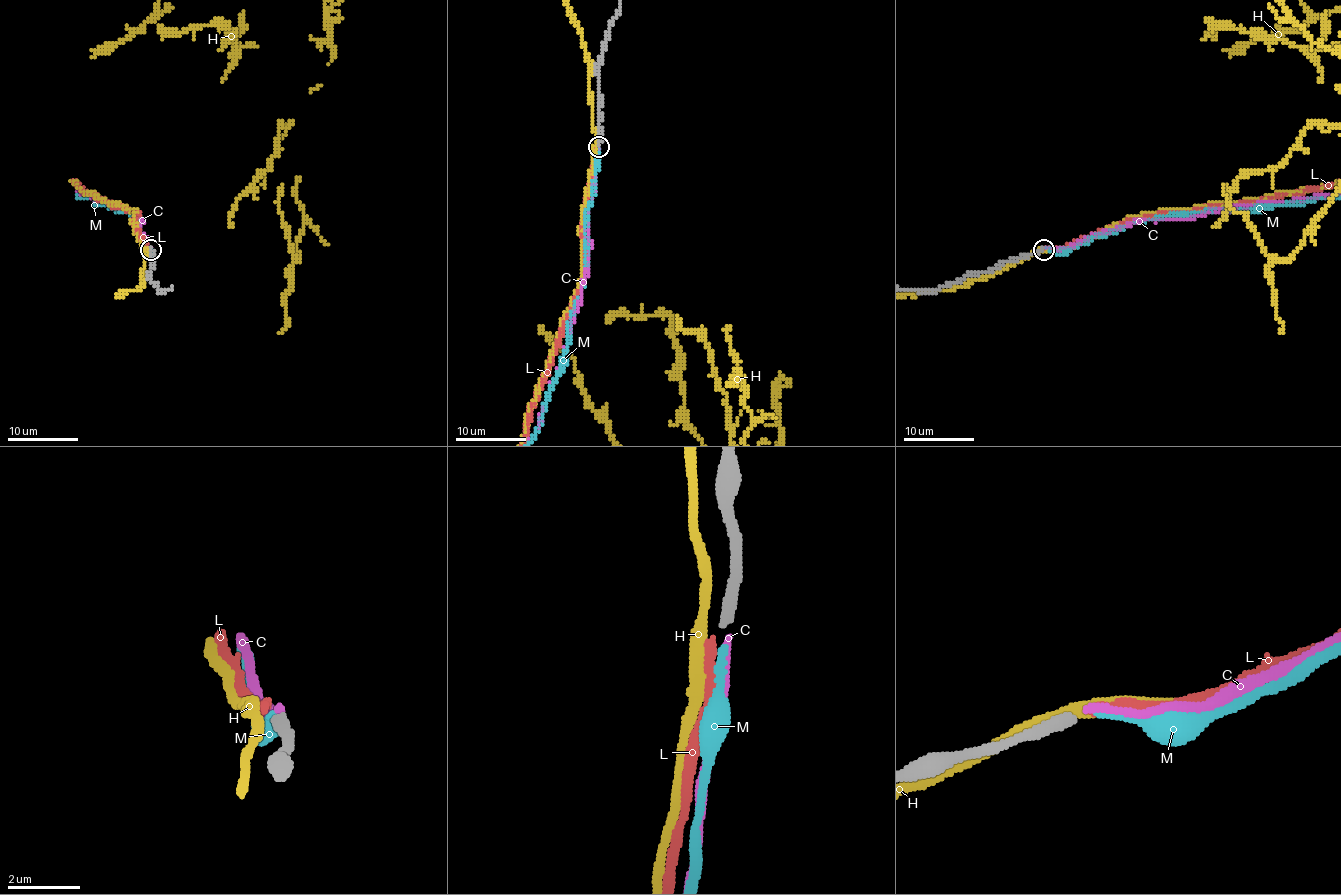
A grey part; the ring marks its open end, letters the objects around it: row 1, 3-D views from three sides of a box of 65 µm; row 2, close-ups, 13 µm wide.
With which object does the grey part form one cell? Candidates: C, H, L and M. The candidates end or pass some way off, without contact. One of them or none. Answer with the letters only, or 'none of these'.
M

